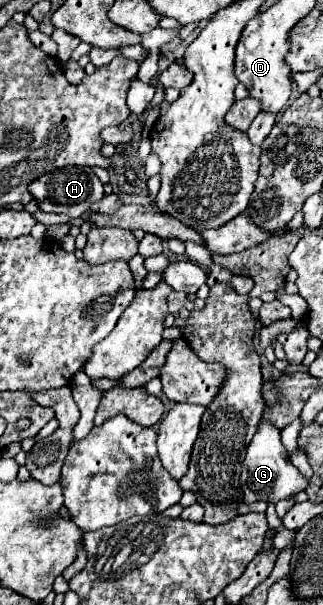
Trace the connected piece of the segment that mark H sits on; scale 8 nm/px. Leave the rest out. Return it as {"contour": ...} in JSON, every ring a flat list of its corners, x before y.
{"contour":[[65,166,55,172,49,172,41,176,39,180,29,184,29,192,33,200,37,200,37,206,41,212,57,212,57,214,69,214,69,216,81,216,89,210,89,206,95,200,103,198,103,184,95,176,95,172,87,166]]}

